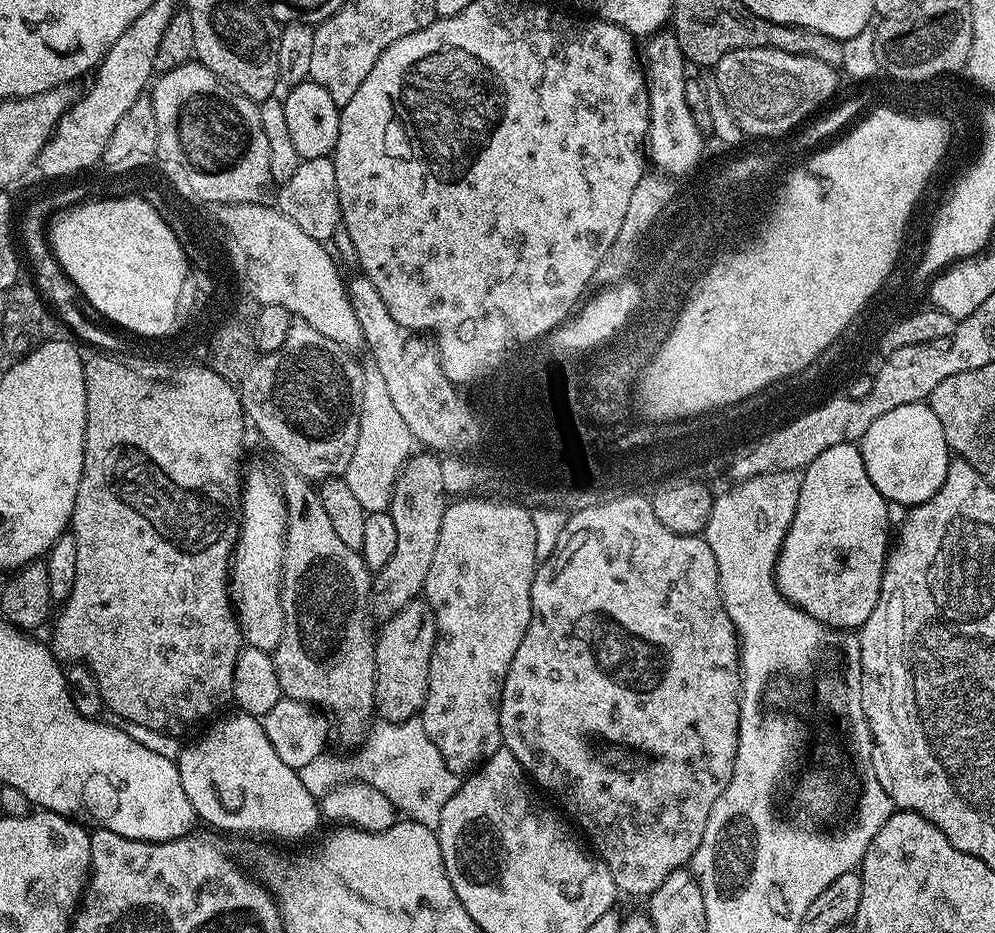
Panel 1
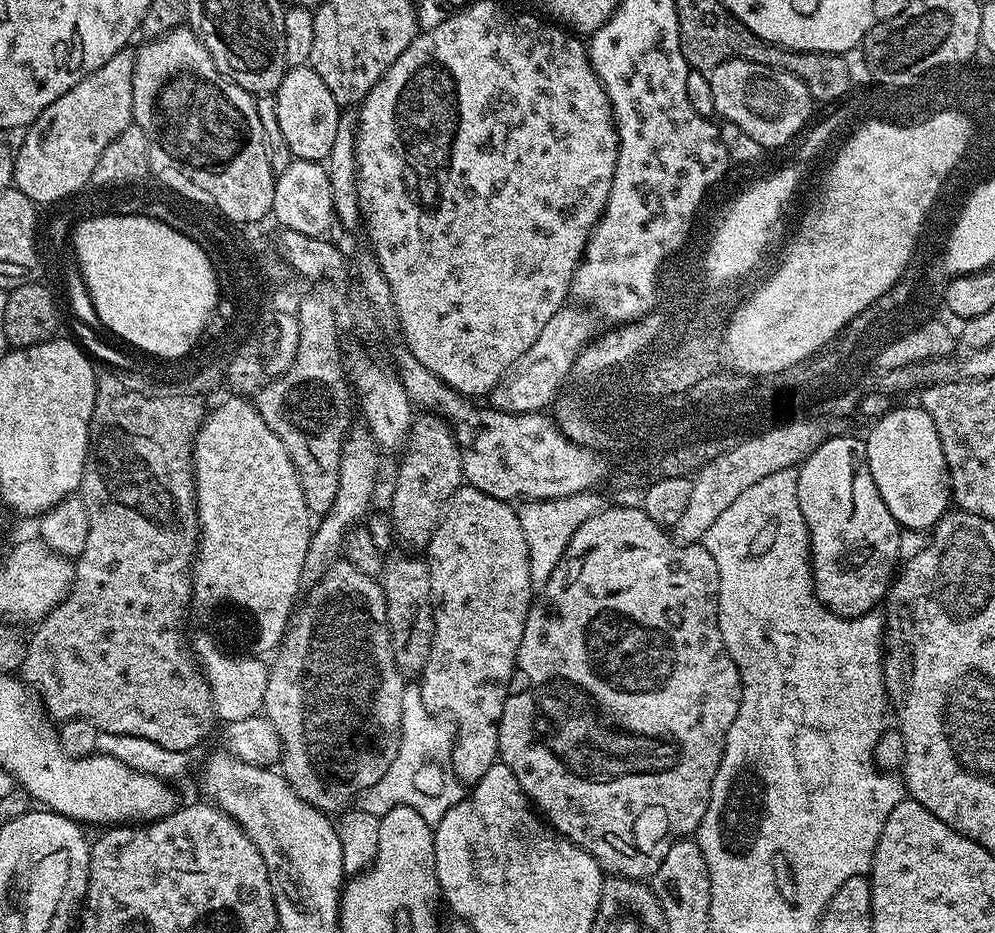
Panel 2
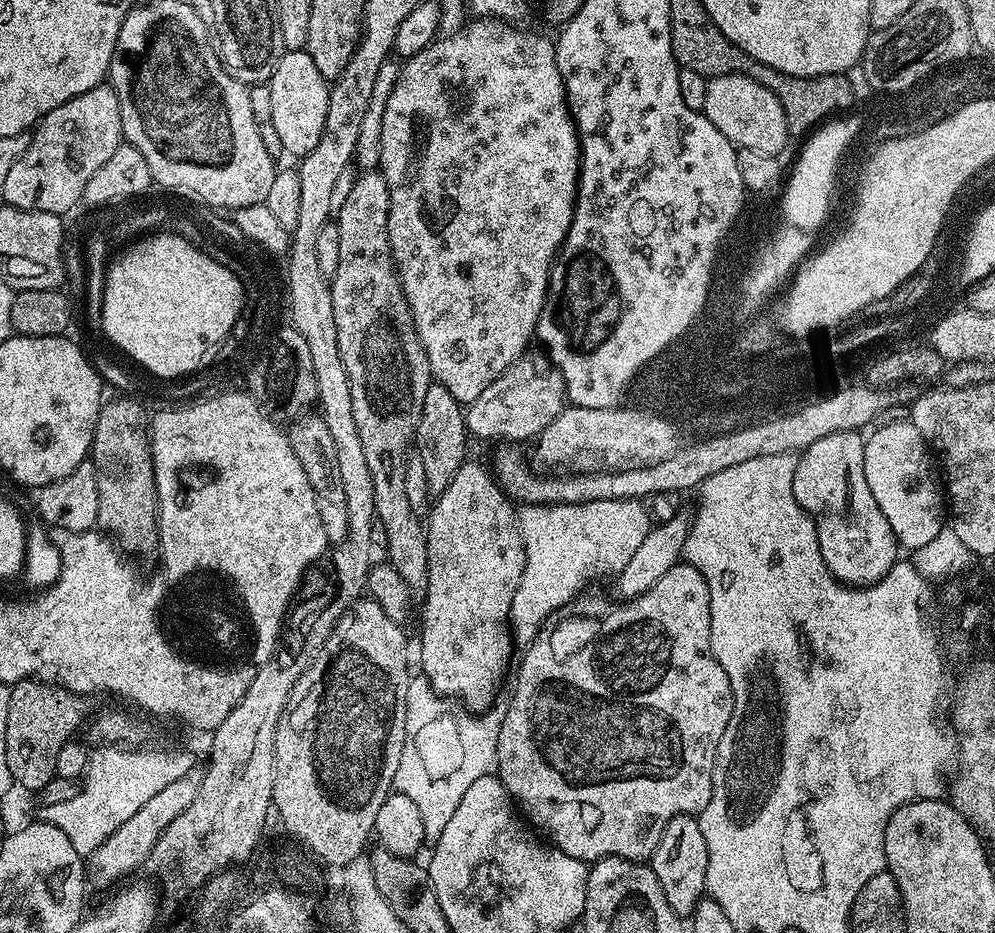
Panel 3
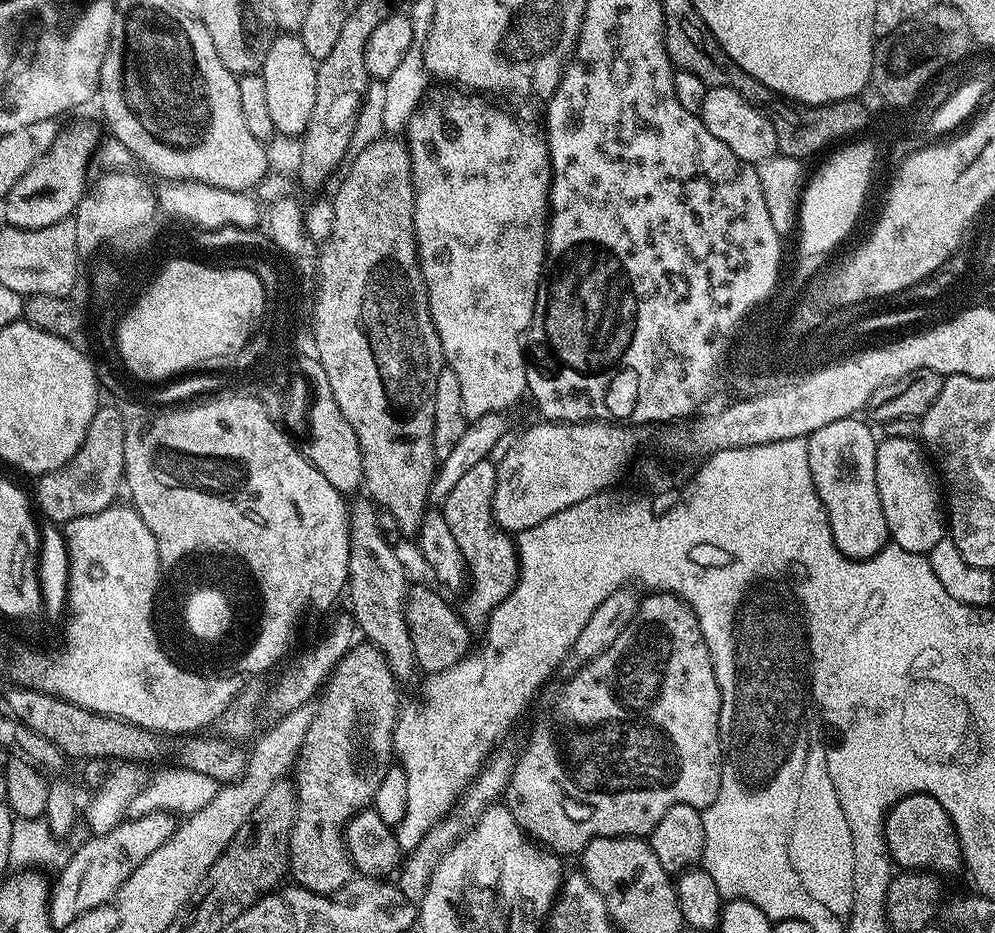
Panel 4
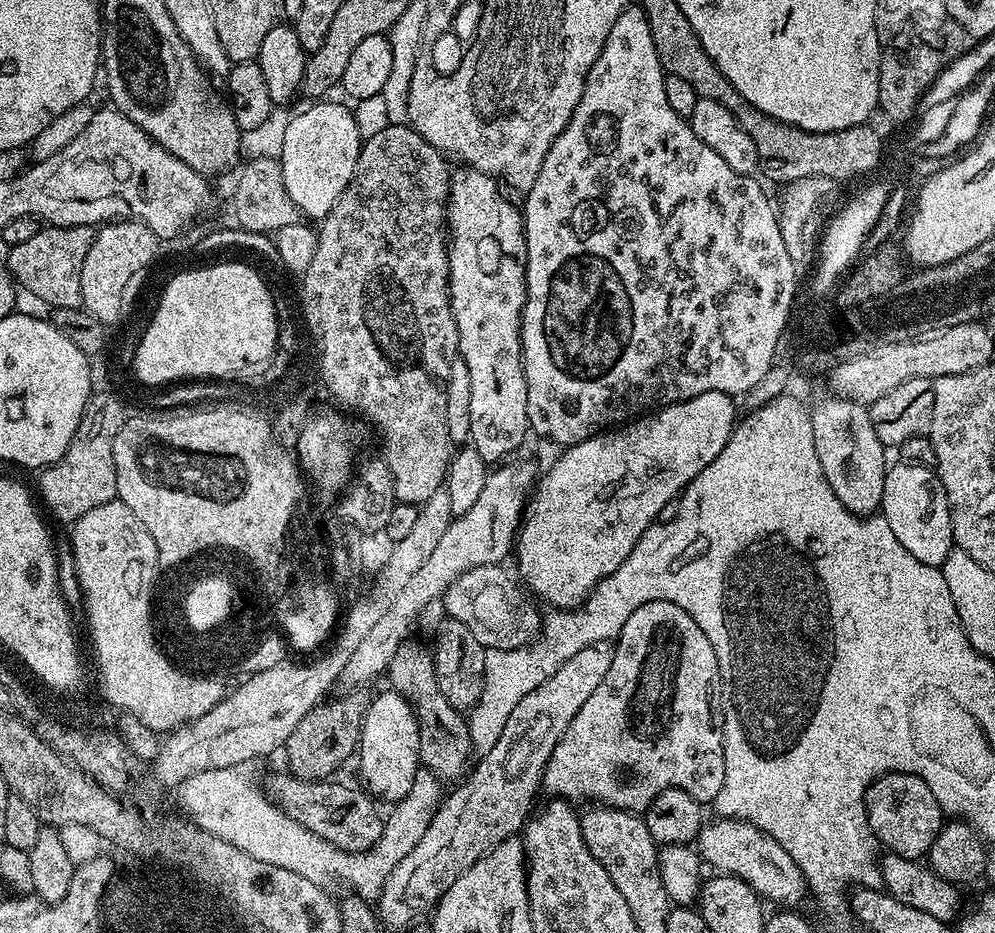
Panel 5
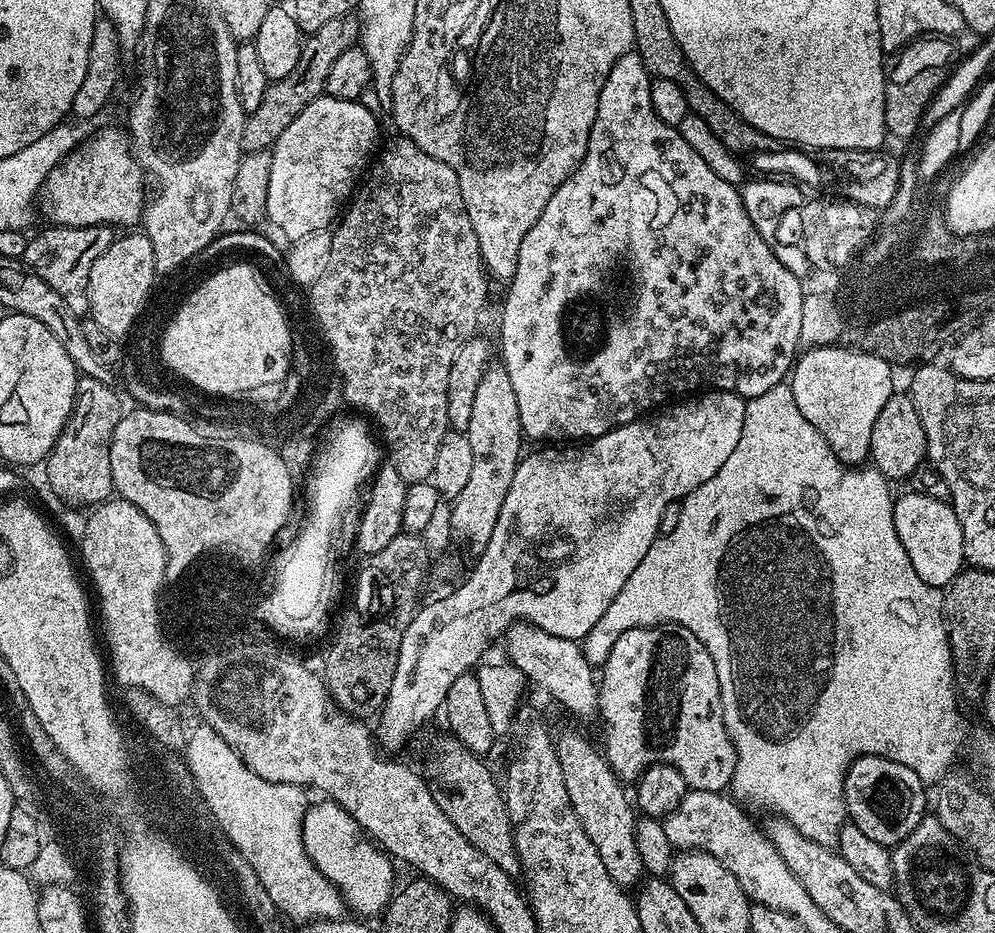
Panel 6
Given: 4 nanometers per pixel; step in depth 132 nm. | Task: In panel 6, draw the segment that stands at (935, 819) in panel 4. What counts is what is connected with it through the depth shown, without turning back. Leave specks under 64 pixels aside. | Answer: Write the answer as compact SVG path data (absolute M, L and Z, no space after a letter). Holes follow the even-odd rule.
M860 756L848 768L844 779L844 801L848 807L848 820L854 826L858 826L862 834L874 838L874 842L885 846L898 845L912 833L914 826L918 826L926 815L924 807L927 804L929 807L930 800L924 797L924 788L925 781L920 780L918 774L910 770L910 766L902 766L902 762L894 762L881 756Z

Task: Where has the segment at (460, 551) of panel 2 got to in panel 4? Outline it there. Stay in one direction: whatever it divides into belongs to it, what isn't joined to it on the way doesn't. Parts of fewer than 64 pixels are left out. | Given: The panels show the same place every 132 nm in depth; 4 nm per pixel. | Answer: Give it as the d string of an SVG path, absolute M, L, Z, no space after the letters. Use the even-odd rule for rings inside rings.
M491 459L477 462L466 475L450 490L450 494L442 502L442 513L447 526L454 534L454 540L458 544L458 549L462 552L464 565L467 568L467 575L470 577L470 586L472 584L472 597L464 604L462 608L462 617L469 629L480 630L488 623L488 616L495 608L505 600L514 590L520 573L520 558L516 555L516 542L509 533L503 528L499 528L494 518L492 509L492 499L496 489L496 464Z

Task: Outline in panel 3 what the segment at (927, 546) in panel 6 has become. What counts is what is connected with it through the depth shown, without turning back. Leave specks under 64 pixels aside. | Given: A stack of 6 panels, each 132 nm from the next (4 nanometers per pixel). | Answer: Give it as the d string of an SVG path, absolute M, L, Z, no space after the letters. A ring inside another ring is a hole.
M911 419L890 422L890 426L876 428L873 433L864 441L864 465L870 494L874 494L878 510L886 514L886 522L890 522L890 530L894 530L901 549L925 546L946 525L946 492L933 453Z

